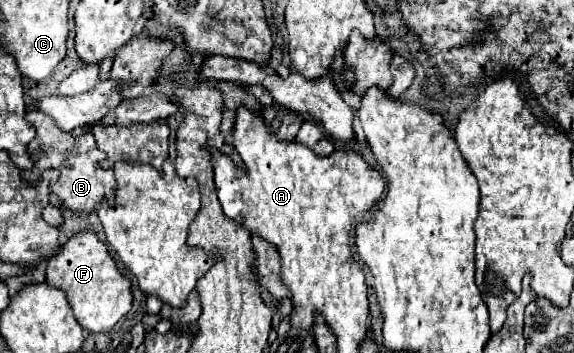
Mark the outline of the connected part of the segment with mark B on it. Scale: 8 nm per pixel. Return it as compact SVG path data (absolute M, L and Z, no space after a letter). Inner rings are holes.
M36 101L29 103L26 108L27 121L33 123L33 127L37 129L35 139L29 143L27 151L29 157L33 159L35 167L33 171L45 171L49 167L57 167L59 169L59 181L51 183L51 191L59 195L59 199L71 207L73 211L79 213L91 213L107 195L109 201L115 201L113 189L115 189L115 175L113 169L103 169L101 161L105 159L105 155L97 149L93 133L87 131L79 137L73 137L67 131L61 131L53 119L49 119L49 115L41 115L41 111L37 111L35 107Z

